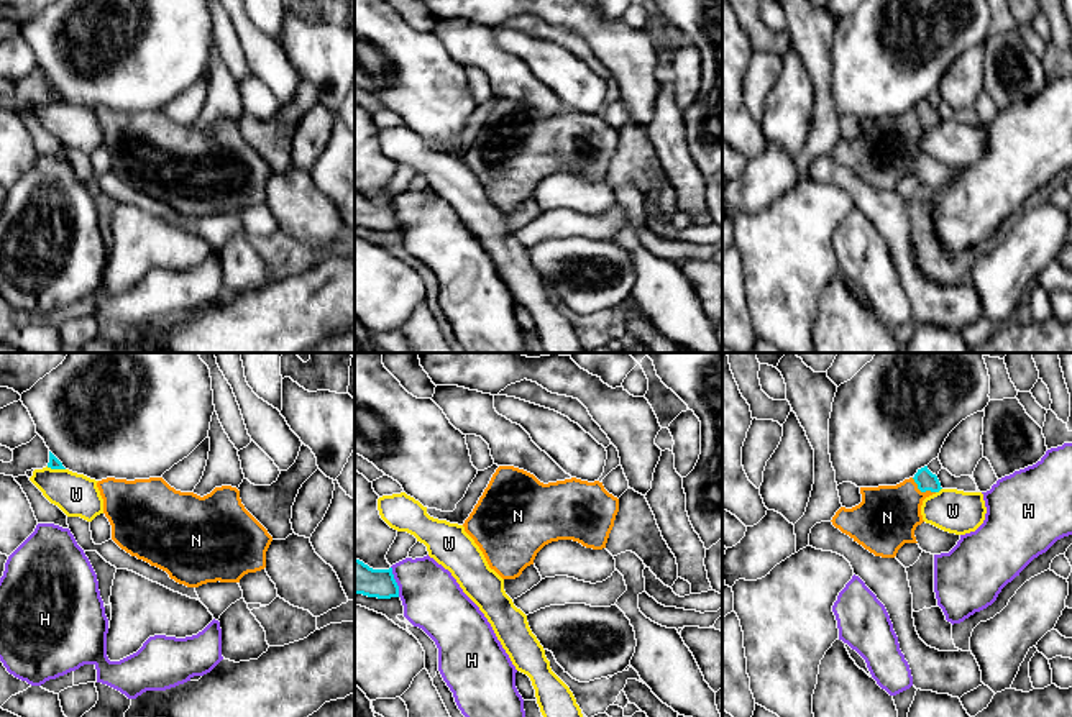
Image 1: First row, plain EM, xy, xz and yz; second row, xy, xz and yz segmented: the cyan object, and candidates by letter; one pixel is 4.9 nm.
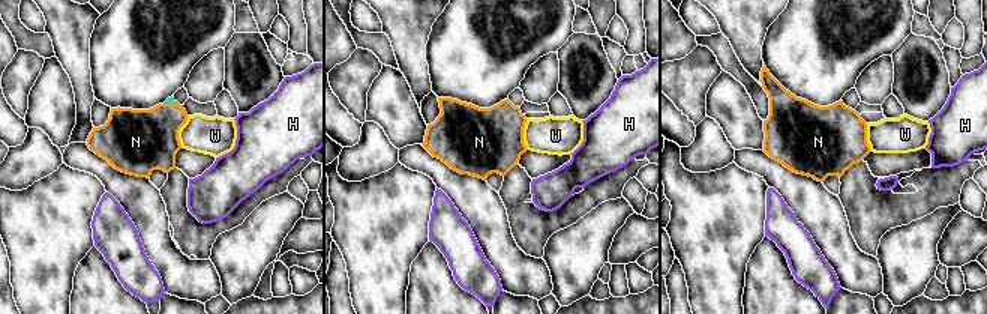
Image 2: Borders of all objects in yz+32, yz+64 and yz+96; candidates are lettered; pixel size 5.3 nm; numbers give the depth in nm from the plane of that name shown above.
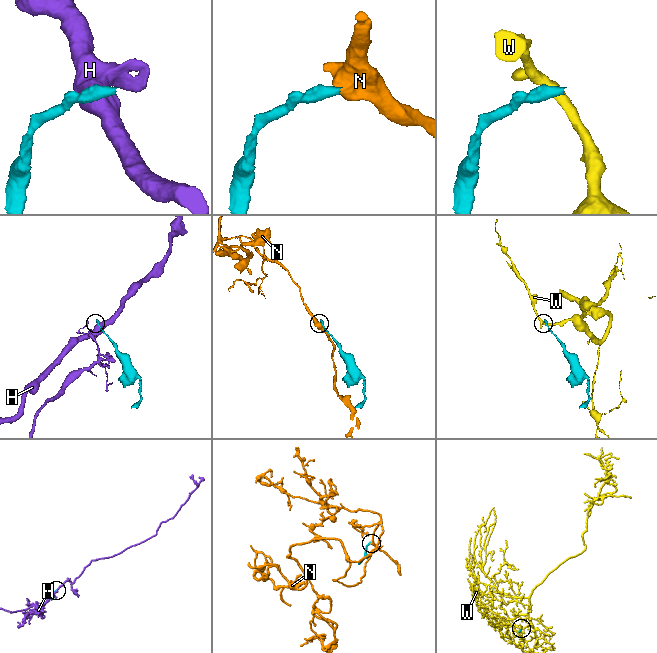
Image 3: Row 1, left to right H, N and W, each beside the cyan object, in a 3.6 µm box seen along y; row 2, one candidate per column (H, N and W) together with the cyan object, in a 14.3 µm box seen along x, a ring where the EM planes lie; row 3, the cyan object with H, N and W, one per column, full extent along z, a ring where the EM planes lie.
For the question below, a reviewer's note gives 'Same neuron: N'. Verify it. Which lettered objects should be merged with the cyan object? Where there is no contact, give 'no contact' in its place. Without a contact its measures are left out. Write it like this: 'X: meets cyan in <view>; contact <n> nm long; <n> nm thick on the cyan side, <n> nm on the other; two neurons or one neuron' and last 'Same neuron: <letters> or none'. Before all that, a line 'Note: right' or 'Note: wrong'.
Note: right
H: meets cyan in xz; contact 160 nm long; 160 nm thick on the cyan side, 300 nm on the other; two neurons
N: meets cyan in yz; contact 140 nm long; 100 nm thick on the cyan side, 300 nm on the other; one neuron
W: meets cyan in xy; contact 100 nm long; 60 nm thick on the cyan side, 200 nm on the other; two neurons
Same neuron: N

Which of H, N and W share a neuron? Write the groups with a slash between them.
H / N / W

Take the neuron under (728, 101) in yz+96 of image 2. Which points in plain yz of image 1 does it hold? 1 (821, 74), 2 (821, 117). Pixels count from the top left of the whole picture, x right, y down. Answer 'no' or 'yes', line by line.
1: no
2: no

